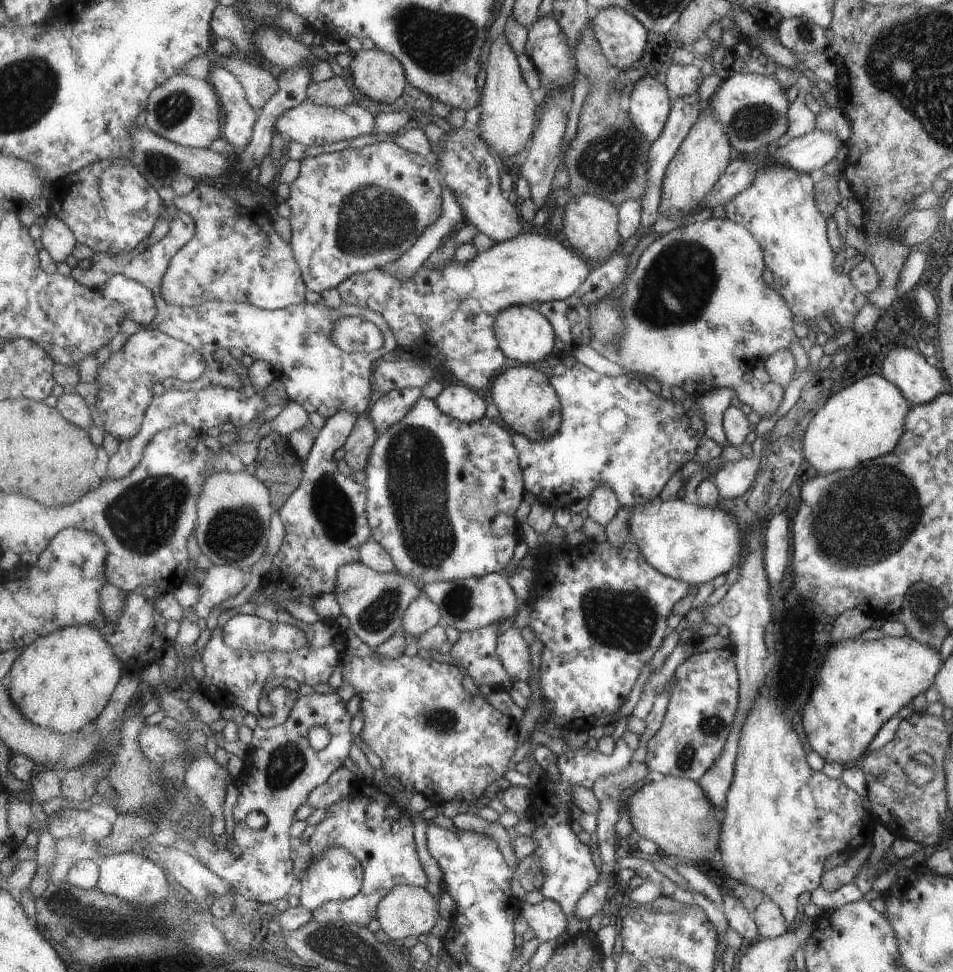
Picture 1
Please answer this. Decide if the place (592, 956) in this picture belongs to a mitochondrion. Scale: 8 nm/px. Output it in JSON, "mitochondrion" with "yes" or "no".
{"mitochondrion":"no"}

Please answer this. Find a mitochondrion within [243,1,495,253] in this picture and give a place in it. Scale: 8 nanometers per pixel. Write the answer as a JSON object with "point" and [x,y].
{"point":[435,42]}

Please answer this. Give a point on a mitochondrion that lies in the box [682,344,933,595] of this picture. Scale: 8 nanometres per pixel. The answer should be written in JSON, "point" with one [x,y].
{"point":[892,474]}

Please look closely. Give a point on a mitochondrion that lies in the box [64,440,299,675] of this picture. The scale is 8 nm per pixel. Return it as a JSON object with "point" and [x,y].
{"point":[142,518]}

